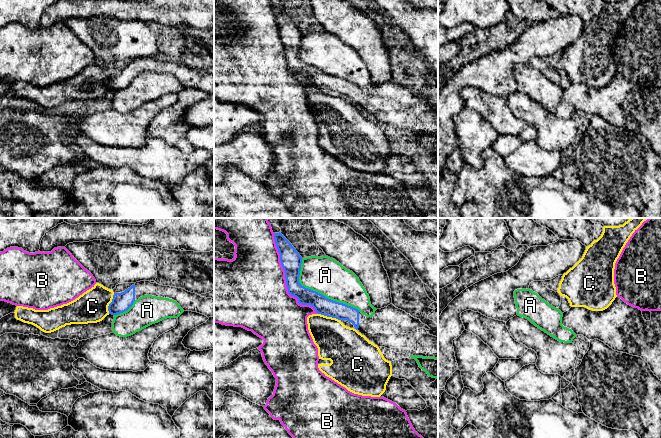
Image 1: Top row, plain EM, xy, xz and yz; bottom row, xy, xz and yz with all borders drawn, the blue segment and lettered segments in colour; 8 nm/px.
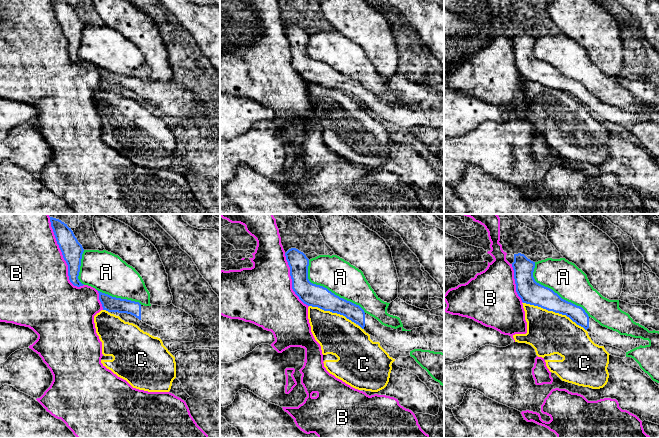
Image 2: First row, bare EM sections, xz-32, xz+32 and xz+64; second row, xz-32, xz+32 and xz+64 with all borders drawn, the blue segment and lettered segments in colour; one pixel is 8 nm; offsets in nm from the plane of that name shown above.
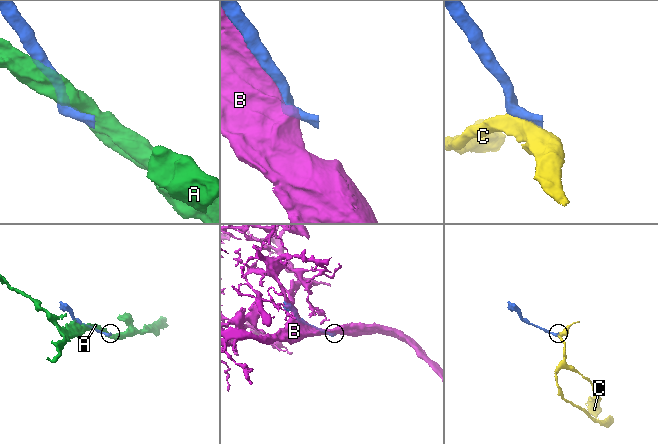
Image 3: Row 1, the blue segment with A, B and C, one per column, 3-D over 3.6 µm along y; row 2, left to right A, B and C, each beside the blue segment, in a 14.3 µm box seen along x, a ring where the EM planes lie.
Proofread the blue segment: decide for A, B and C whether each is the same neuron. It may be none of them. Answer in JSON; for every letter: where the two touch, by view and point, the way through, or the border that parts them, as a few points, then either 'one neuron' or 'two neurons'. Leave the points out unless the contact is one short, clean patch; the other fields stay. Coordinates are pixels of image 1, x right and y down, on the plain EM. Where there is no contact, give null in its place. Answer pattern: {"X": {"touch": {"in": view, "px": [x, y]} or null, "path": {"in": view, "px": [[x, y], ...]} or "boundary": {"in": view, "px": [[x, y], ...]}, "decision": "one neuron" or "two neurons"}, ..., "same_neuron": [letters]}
{"A": {"touch": {"in": "xz", "px": [317, 68]}, "decision": "two neurons"}, "B": {"touch": {"in": "xz", "px": [285, 54]}, "decision": "two neurons"}, "C": {"touch": {"in": "xz", "px": [329, 92]}, "decision": "two neurons"}, "same_neuron": []}

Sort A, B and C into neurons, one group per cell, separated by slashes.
A / B / C

